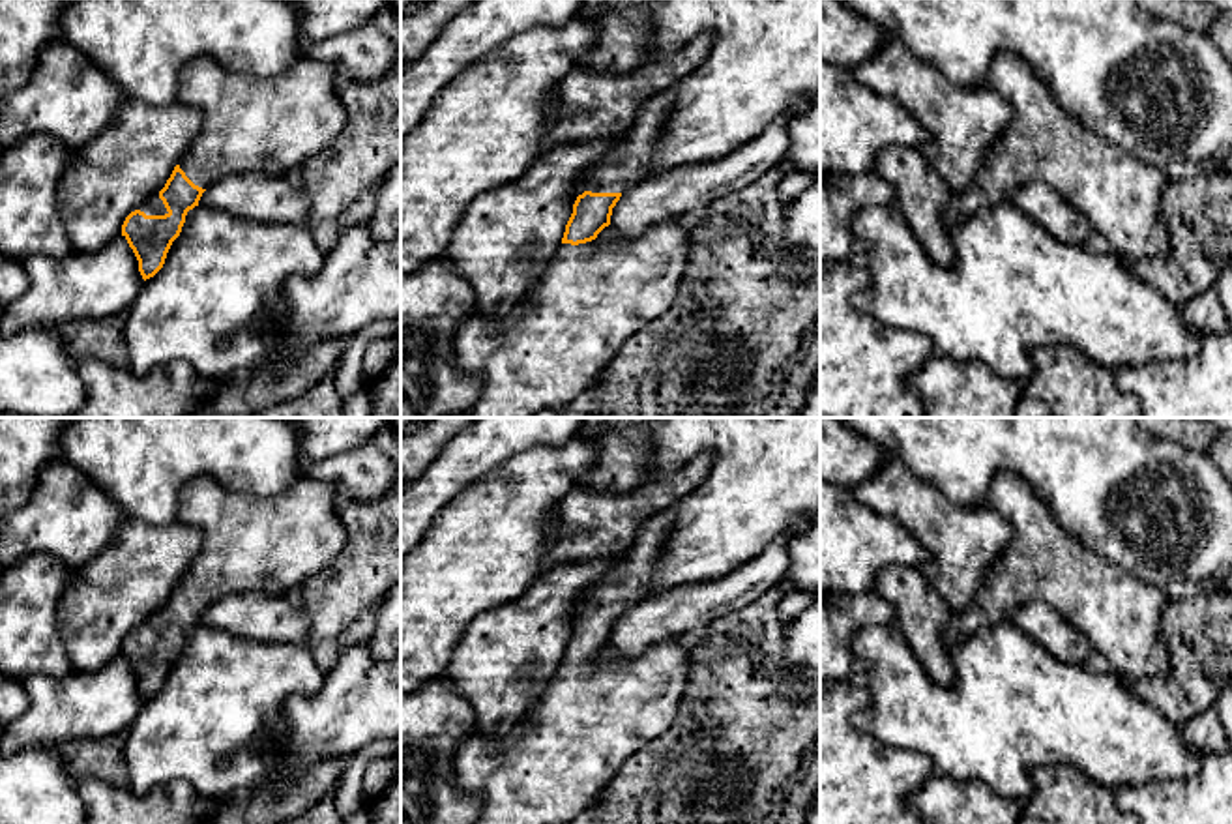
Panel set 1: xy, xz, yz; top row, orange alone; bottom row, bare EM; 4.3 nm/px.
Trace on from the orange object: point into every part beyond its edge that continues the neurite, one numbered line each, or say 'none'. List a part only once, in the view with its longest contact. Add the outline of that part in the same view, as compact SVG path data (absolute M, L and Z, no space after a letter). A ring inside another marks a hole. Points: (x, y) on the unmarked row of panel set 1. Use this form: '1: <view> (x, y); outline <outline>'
1: xz (573, 740); outline M672 637L661 644L652 646L646 654L638 657L625 657L618 654L612 646L605 646L592 661L579 665L560 663L545 693L530 706L524 719L511 732L494 740L481 736L466 738L453 758L453 783L464 796L479 798L481 809L474 824L569 824L577 815L580 815L618 775L629 757L633 757L646 743L667 732L674 723L689 678L691 642L693 637Z

